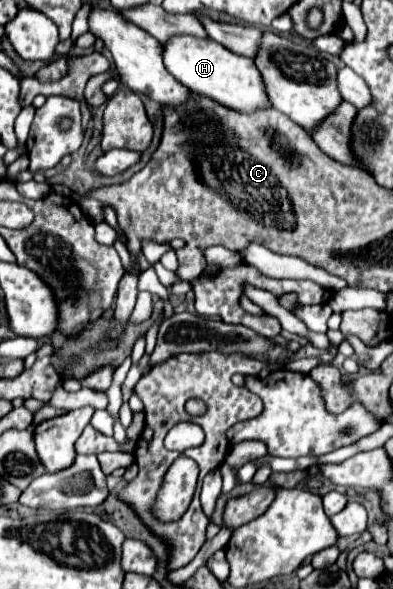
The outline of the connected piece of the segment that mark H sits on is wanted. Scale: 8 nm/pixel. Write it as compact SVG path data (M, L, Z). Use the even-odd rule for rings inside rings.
M174 35L166 43L162 43L162 59L166 69L174 75L176 81L240 113L252 113L258 107L270 105L254 61L250 57L242 57L228 51L224 45L218 45L212 39Z

